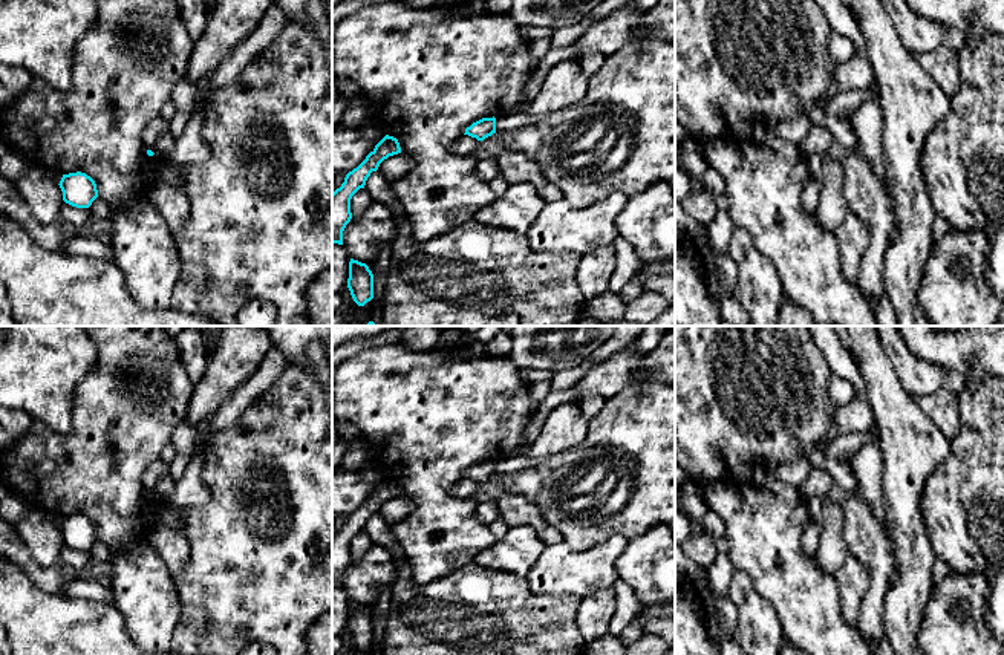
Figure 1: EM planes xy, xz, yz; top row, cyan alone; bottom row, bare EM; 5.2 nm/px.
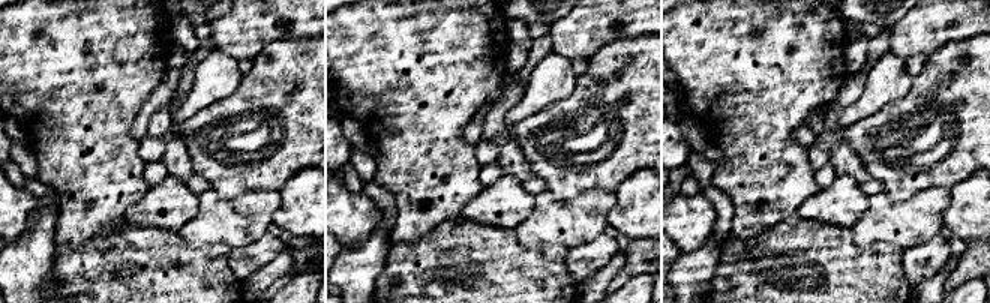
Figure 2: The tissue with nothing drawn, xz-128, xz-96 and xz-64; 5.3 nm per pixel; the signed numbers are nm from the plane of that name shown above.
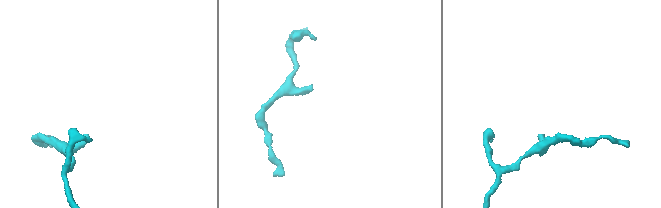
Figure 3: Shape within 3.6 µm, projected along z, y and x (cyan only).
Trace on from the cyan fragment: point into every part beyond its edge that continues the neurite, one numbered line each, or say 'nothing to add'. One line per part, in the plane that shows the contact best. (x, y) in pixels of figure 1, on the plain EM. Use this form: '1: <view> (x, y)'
nothing to add

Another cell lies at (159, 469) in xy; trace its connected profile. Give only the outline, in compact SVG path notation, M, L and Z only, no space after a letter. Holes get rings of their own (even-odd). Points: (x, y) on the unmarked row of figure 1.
M162 459L155 461L147 467L147 470L142 474L144 488L148 493L153 493L158 482L168 474L170 474L170 464L164 462Z

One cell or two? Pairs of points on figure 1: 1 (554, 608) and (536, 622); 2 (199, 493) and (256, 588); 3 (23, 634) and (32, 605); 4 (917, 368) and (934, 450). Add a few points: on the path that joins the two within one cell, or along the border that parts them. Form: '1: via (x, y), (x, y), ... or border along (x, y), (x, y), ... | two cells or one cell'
1: via (550, 612), (541, 622) | one cell
2: border along (204, 467), (208, 499), (182, 510) | two cells
3: via (31, 626), (32, 612) | one cell
4: border along (893, 366), (902, 387), (912, 398) | two cells

